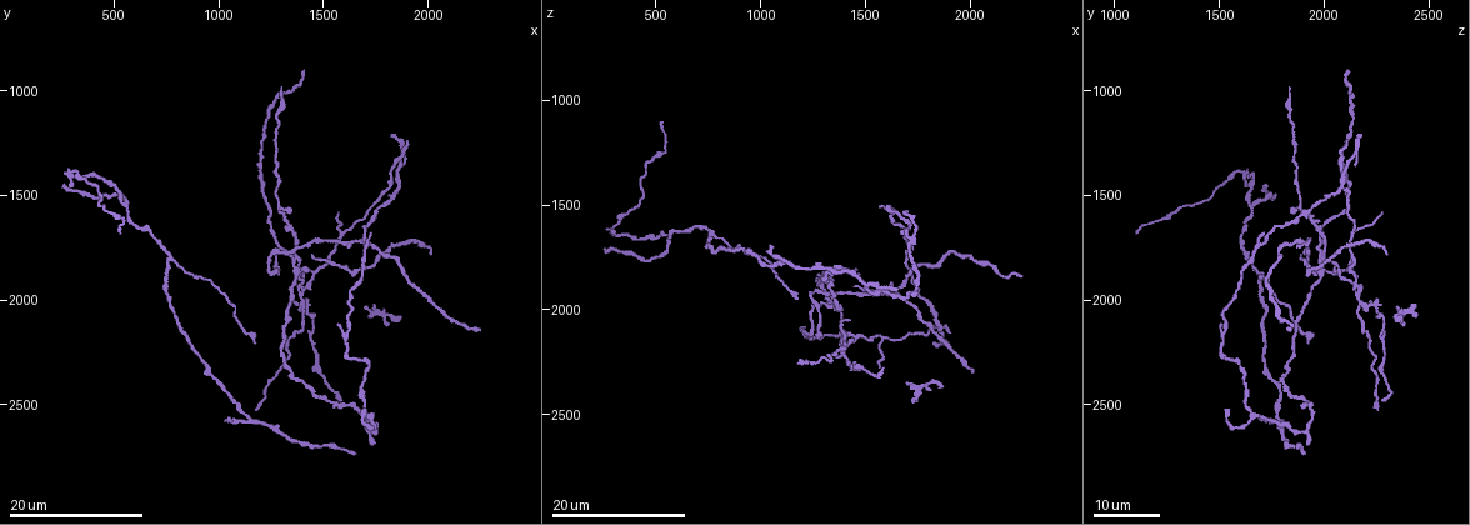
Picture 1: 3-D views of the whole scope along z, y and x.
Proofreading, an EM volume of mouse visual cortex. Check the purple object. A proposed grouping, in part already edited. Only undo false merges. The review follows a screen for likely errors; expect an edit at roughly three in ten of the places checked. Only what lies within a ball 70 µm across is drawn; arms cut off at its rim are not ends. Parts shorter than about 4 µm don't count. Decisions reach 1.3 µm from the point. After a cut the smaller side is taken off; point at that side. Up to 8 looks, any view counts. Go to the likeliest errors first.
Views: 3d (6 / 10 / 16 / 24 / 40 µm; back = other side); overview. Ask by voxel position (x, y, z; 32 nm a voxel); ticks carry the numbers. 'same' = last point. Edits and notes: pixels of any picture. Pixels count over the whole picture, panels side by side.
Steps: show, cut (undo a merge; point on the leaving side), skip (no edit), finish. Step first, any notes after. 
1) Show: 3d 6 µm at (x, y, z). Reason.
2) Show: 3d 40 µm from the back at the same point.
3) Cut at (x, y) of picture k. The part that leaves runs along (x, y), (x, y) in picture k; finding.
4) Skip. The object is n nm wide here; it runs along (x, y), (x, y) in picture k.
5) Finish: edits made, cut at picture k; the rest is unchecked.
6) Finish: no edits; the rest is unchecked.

Show: 3d 16 µm at (790, 1800, 1640). Small branch off a trunk.

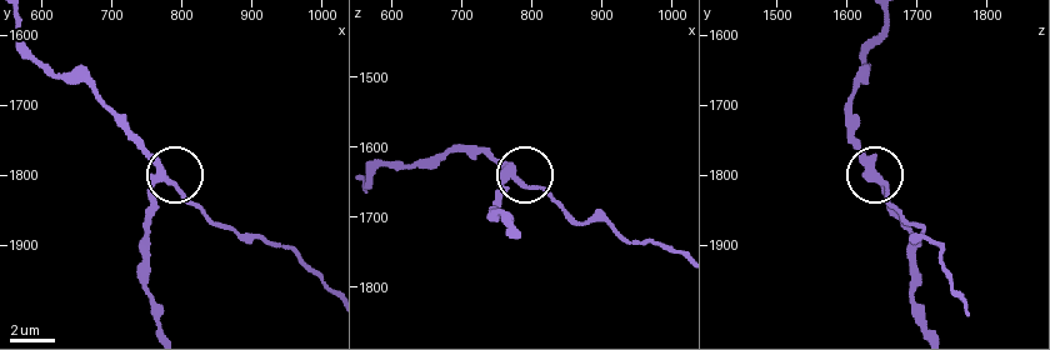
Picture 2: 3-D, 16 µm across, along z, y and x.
Show: 3d 6 µm at (775, 1810, 1645).

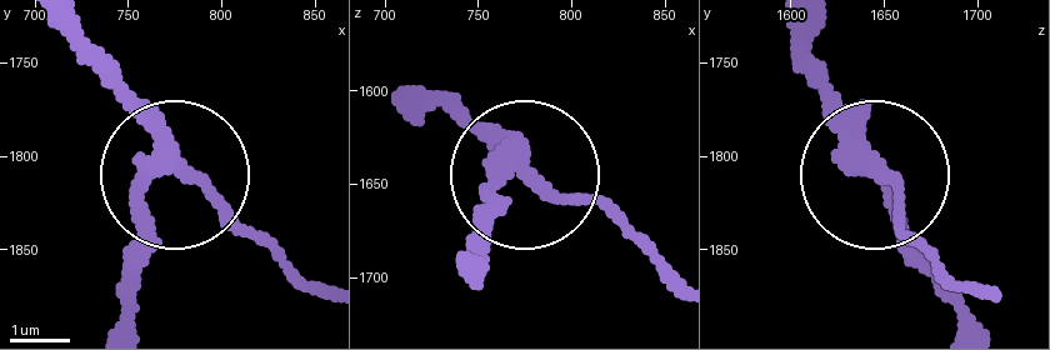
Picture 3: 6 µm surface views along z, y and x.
Cut at (236, 226) of picture 3. The side arm is 22 µm long; the part that leaves runs along (178, 164), (321, 288) in picture 3; two neurons meet here.

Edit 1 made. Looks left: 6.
Show: overview.

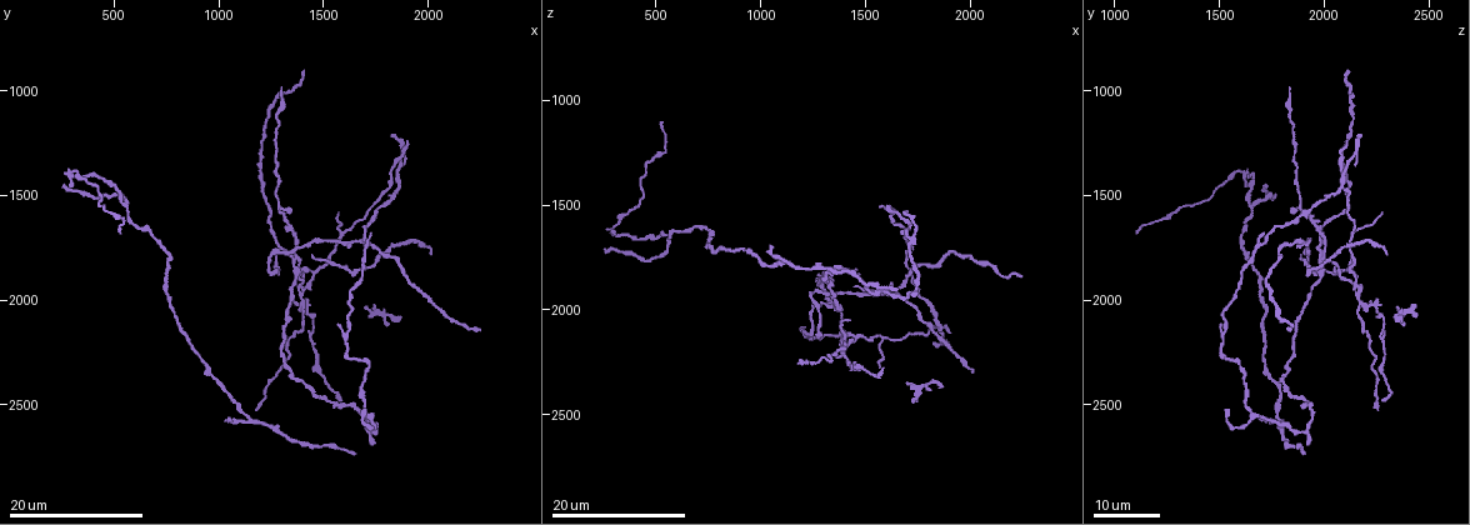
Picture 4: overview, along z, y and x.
Show: 3d 16 µm at (1730, 2550, 1640). Looks like a crossing.

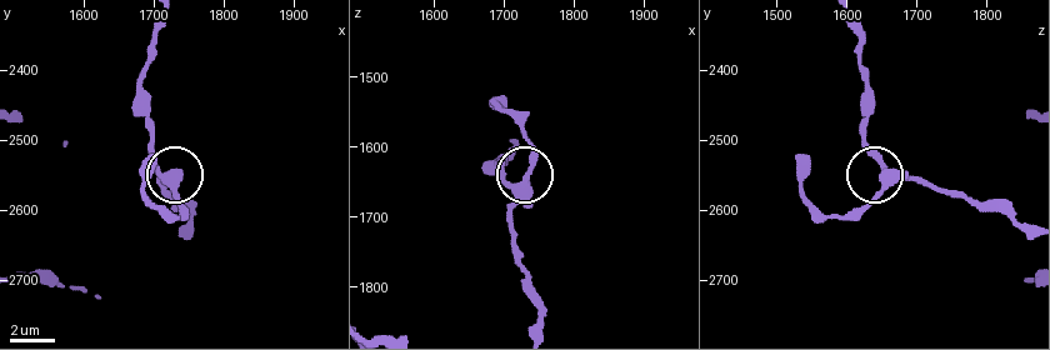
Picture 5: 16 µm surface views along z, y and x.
Show: 3d 10 µm at (1715, 2555, 1660).

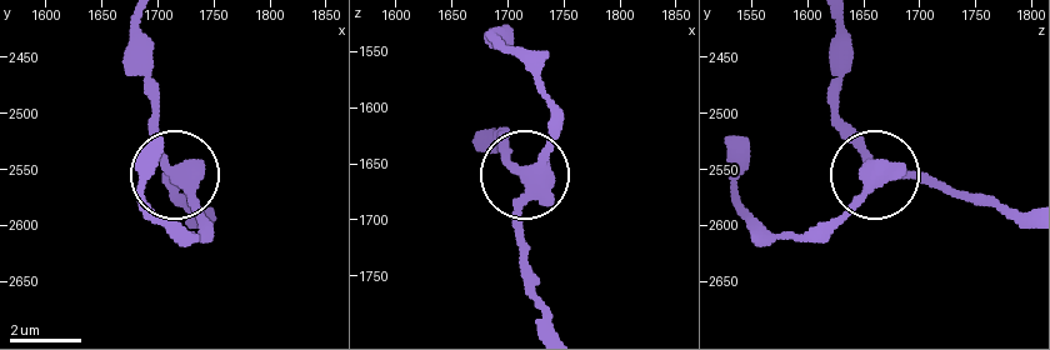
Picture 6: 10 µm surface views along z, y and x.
Skip. Continuous, no second neuron.

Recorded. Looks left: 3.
Show: 3d 24 µm at (1430, 1730, 1920). Three-way junction.

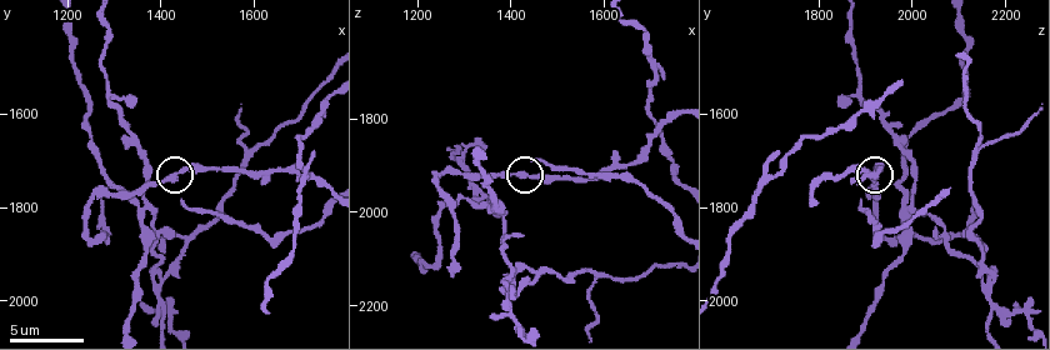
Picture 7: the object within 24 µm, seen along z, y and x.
Show: 3d 6 µm at (1425, 1745, 1915).

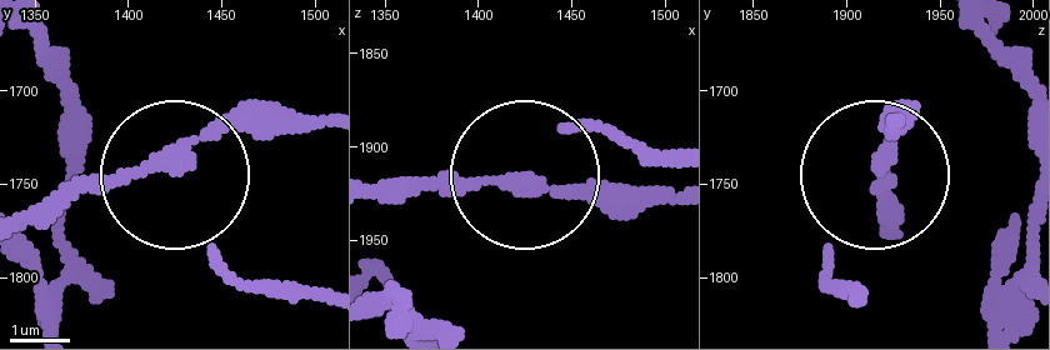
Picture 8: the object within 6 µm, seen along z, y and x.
Skip. 3 arms meet here; it runs along (20, 225), (169, 175), (224, 280) in picture 8; continuous, no second neuron.

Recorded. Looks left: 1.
Finish: edits made, cut at picture 3; the rest is unchecked.

